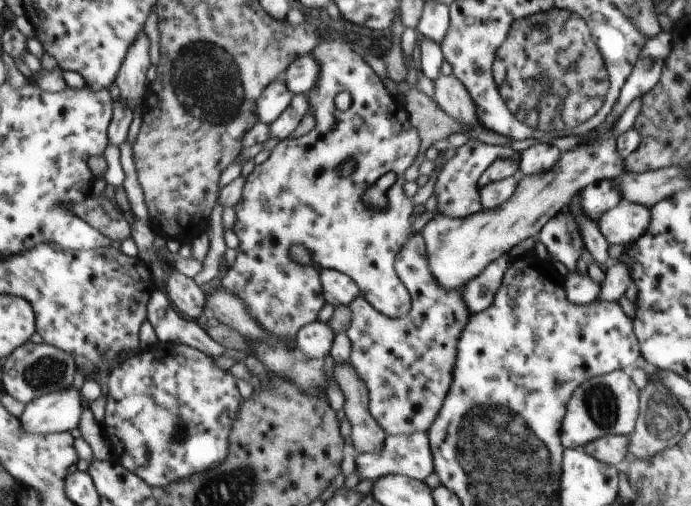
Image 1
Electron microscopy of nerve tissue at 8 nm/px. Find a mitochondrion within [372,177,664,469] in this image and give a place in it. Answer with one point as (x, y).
(601, 404)

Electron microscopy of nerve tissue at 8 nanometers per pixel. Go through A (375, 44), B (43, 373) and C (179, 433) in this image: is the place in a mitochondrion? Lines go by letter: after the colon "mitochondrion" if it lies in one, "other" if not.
A: other
B: mitochondrion
C: mitochondrion

